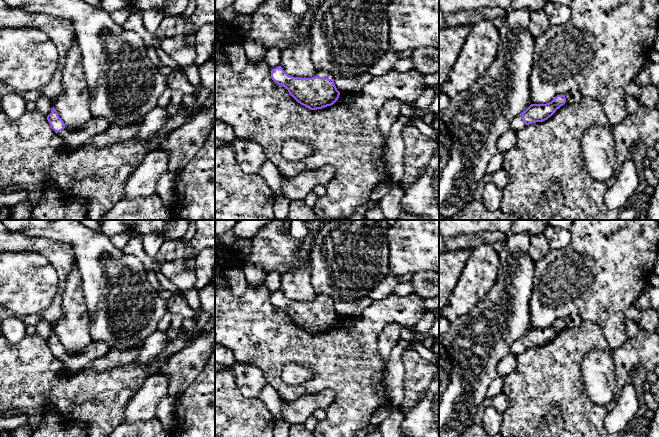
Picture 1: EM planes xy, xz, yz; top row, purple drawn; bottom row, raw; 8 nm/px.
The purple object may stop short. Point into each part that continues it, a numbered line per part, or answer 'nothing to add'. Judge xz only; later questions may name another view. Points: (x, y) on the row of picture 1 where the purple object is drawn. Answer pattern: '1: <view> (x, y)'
1: xz (320, 73)

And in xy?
1: xy (72, 138)

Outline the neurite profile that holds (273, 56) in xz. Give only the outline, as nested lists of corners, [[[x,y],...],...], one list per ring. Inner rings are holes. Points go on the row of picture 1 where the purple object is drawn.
[[[276,48],[267,50],[264,61],[269,65],[271,70],[280,66],[281,51]]]

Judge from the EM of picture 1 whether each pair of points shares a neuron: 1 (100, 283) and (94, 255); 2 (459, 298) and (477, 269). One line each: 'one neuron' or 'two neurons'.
1: one neuron
2: one neuron

